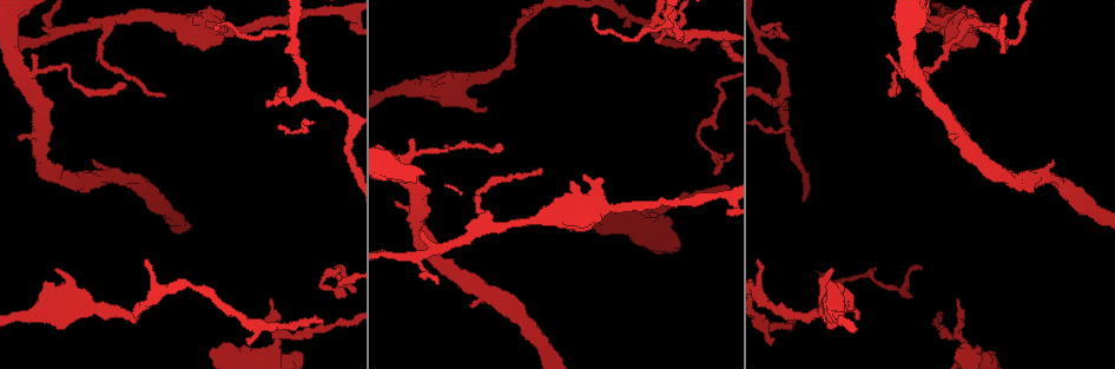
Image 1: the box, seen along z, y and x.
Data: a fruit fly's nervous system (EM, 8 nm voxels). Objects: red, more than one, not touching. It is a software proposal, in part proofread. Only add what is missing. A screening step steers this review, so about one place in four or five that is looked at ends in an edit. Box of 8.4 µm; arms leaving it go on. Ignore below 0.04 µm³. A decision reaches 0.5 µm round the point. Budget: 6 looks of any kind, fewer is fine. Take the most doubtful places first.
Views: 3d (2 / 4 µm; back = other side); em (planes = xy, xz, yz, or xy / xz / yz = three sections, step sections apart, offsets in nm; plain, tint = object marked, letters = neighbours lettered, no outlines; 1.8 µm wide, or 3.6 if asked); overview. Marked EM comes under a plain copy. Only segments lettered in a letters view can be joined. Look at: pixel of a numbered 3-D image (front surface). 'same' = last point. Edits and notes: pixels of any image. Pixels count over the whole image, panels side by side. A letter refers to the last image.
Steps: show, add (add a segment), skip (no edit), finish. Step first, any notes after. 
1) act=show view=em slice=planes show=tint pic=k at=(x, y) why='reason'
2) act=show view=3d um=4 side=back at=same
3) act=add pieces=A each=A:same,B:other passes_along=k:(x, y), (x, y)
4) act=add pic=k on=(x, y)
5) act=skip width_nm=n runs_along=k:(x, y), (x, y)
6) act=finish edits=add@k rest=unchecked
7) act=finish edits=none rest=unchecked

act=show view=3d um=2 pic=1 at=(19, 140) why='branch stops here'

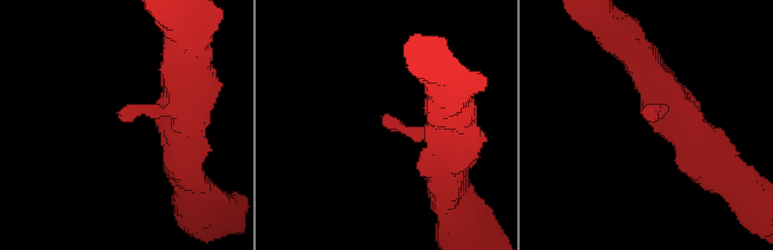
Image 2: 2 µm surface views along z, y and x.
act=show view=em slice=planes show=letters pic=2 at=(124, 118)

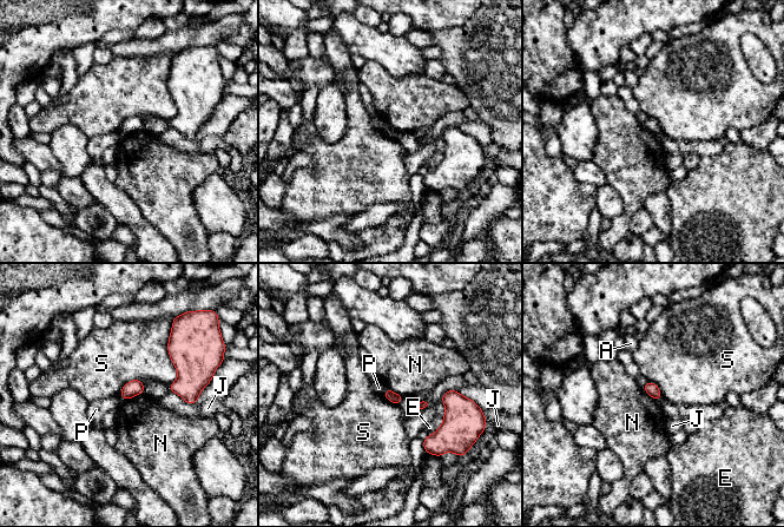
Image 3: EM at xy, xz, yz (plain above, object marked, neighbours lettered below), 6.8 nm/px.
act=skip each=A:other,E:other,J:other,N:other,P:other,S:other border=3:(143, 393), (124, 400) found='none of them fits'

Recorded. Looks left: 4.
act=show view=3d um=2 side=back pic=1 at=(55, 268) why='branch stops here'

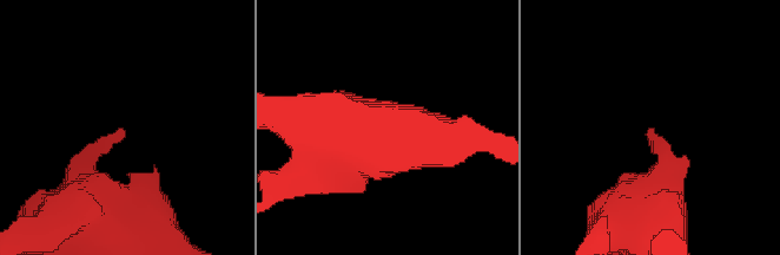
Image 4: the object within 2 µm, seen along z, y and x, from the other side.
act=show view=em slice=xy step=4 show=tint pic=4 at=(123, 128) why='now the EM'

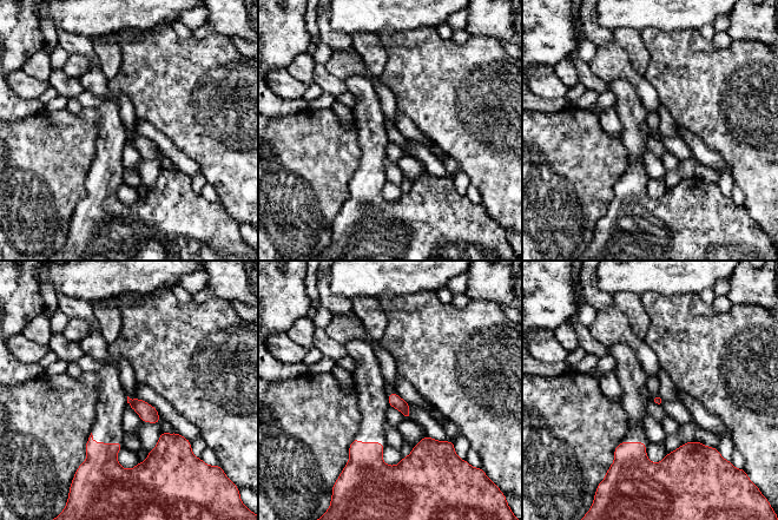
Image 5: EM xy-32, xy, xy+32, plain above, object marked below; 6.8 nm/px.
act=show view=em slice=planes show=letters at=same

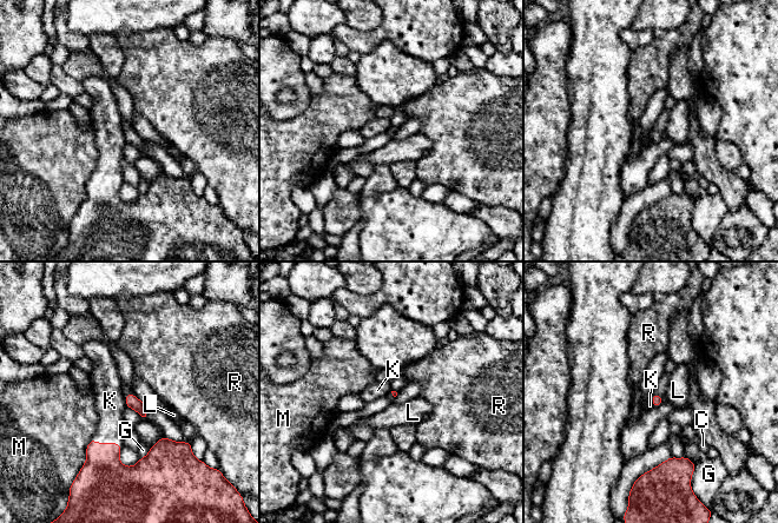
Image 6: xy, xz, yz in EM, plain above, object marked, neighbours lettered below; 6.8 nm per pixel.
act=add pieces=K each=C:other,G:other,K:same,L:other,M:other,R:other found='it goes on there'

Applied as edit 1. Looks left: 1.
act=show view=em slice=xz step=16 show=letters pic=1 at=(123, 84) why='free end'

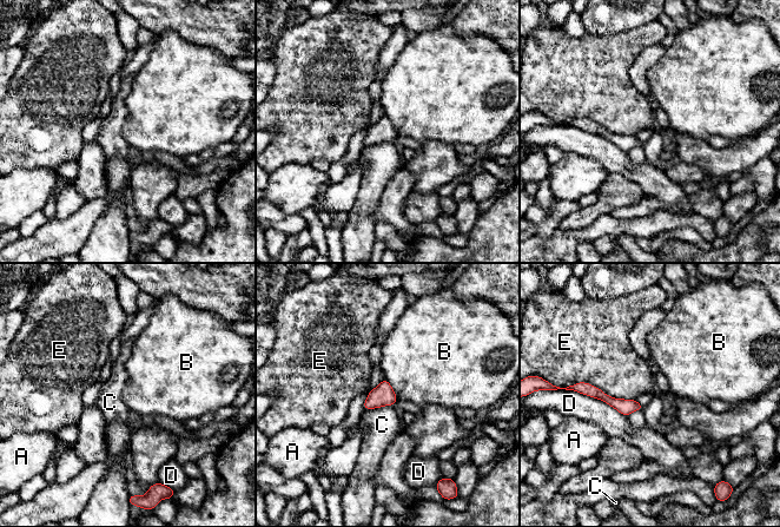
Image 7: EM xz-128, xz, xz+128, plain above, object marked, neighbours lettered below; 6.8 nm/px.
act=skip each=A:other,B:other,C:other,D:other,E:other runs_along=7:(584, 386), (621, 406), (638, 407) found='none of them fits'

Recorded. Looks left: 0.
act=finish edits=add@6 rest=unchecked

